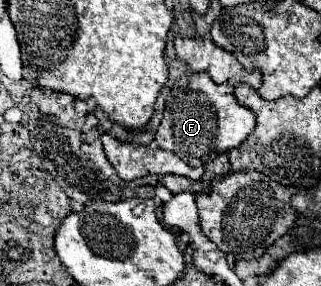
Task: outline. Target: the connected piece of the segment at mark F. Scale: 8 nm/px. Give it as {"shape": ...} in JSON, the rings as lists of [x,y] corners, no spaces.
{"shape":[[[188,73],[180,77],[170,89],[166,89],[164,117],[156,131],[156,143],[160,149],[176,153],[188,165],[206,165],[220,153],[226,153],[252,133],[256,119],[250,109],[242,107],[234,99],[234,87],[230,83],[216,85],[206,73]]]}

